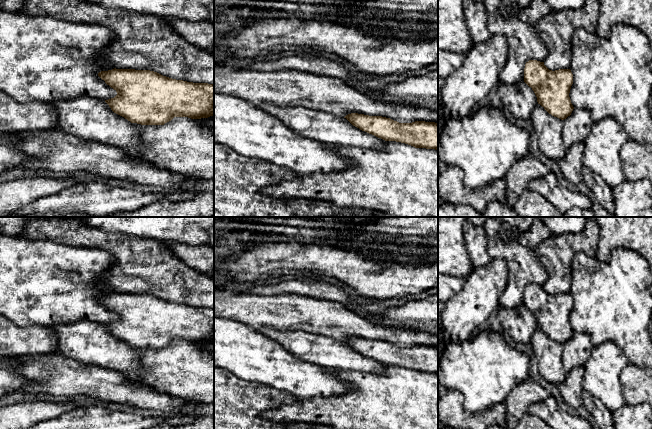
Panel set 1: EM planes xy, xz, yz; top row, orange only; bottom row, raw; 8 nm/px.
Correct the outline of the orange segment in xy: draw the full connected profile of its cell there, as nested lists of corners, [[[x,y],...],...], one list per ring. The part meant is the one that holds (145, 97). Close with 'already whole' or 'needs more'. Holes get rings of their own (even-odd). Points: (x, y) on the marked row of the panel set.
[[[112,69],[98,76],[113,88],[117,95],[105,100],[111,110],[131,123],[164,125],[174,117],[201,119],[214,116],[214,85],[176,80],[150,70]]] | already whole

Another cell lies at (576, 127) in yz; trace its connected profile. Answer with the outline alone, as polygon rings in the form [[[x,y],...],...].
[[[574,108],[571,115],[563,120],[563,142],[566,148],[577,142],[585,142],[593,127],[592,115],[584,108]]]

